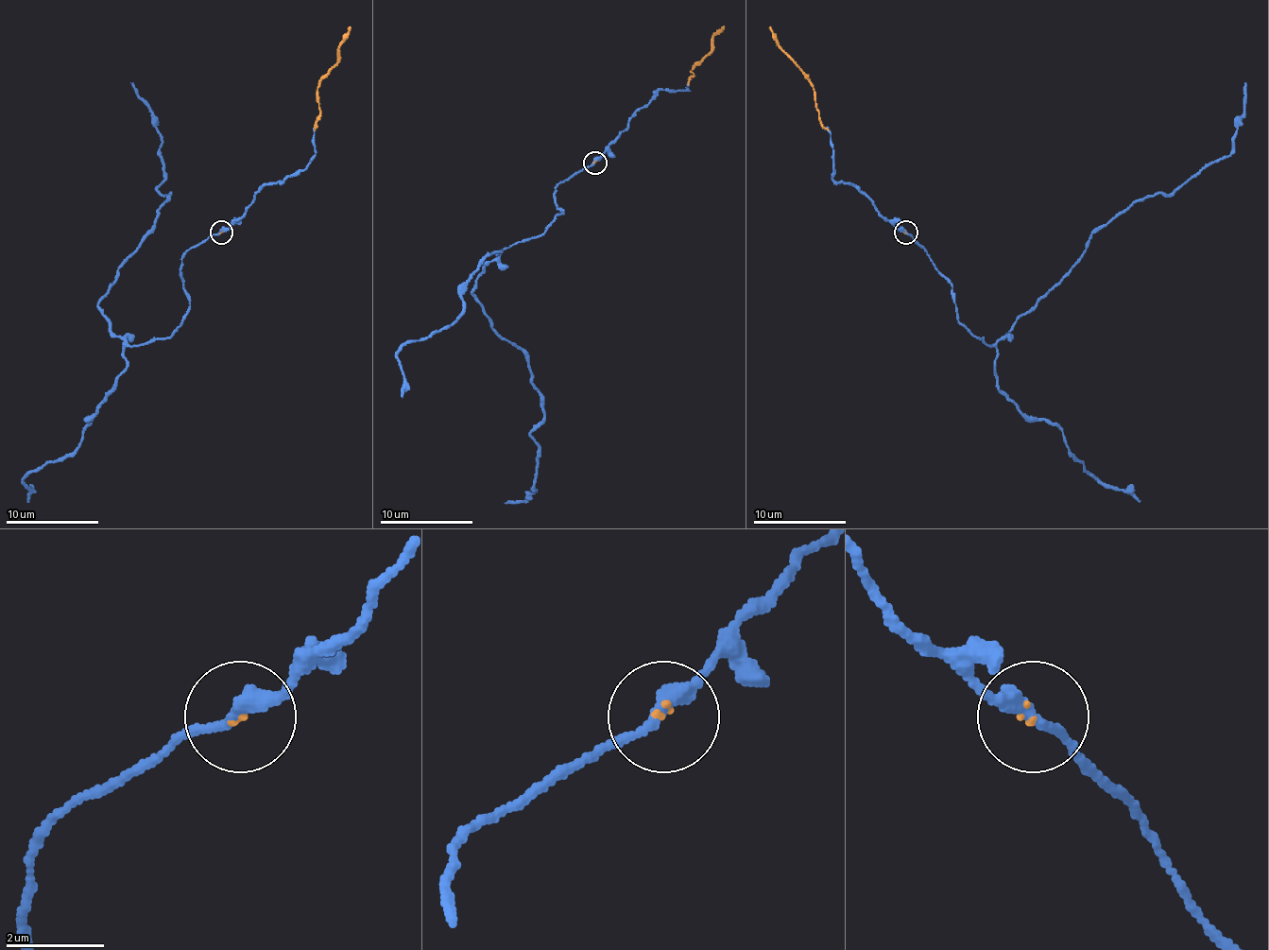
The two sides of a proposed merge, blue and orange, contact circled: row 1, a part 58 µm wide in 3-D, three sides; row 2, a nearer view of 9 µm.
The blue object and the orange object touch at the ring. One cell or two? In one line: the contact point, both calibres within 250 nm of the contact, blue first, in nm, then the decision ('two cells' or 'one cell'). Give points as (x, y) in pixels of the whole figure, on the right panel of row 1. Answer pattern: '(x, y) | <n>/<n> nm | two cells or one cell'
(906, 233) | 280/70 nm | one cell

